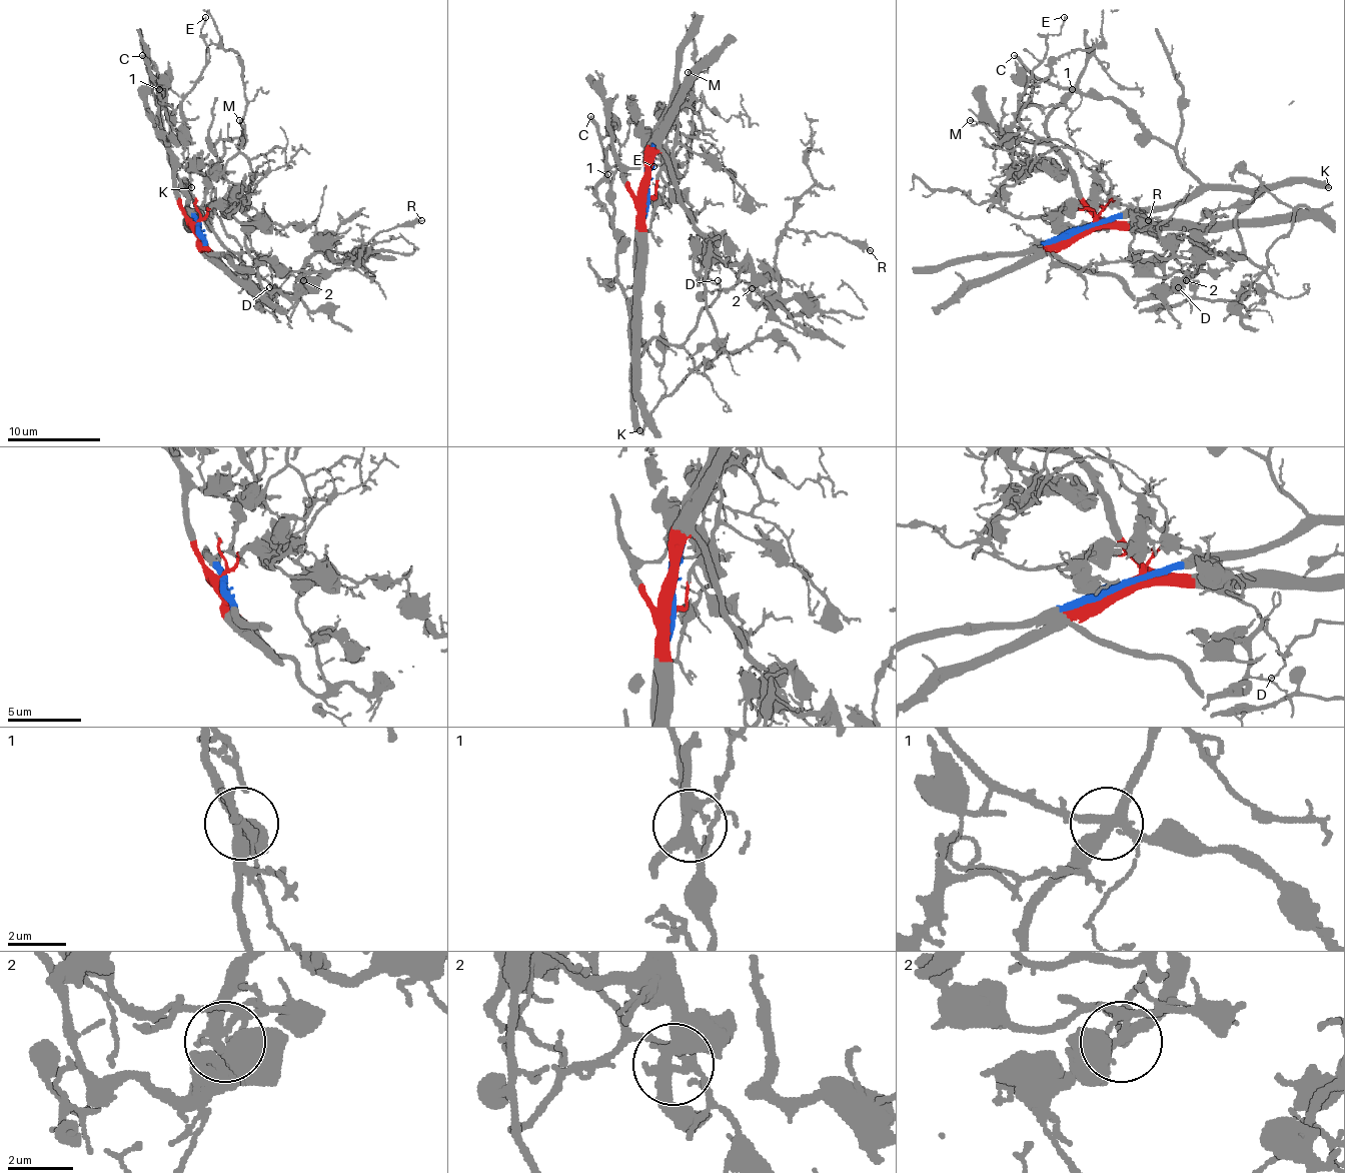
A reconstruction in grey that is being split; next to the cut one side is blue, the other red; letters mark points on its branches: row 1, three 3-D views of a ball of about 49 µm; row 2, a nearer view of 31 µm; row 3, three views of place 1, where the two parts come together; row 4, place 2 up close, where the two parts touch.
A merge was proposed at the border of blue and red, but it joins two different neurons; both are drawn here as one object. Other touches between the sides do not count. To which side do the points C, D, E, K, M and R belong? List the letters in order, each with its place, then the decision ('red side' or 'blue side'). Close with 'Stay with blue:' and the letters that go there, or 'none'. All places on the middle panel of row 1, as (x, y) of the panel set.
C: (590, 116) | blue side
D: (718, 280) | red side
E: (653, 166) | red side
K: (639, 430) | blue side
M: (688, 72) | blue side
R: (870, 250) | red side
Stay with blue: C, K, M

